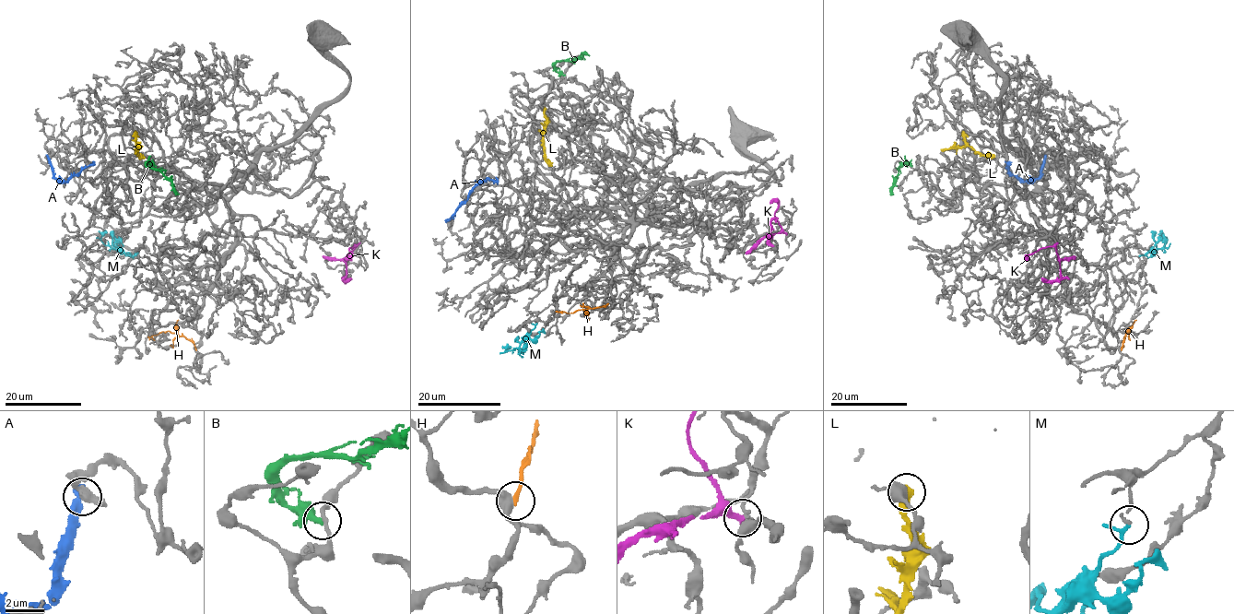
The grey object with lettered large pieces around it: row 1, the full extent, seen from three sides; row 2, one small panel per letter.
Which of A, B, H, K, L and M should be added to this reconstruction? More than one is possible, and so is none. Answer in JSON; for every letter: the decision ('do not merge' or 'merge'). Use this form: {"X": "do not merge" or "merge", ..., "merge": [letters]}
{"A": "do not merge", "B": "do not merge", "H": "do not merge", "K": "do not merge", "L": "do not merge", "M": "do not merge", "merge": []}

